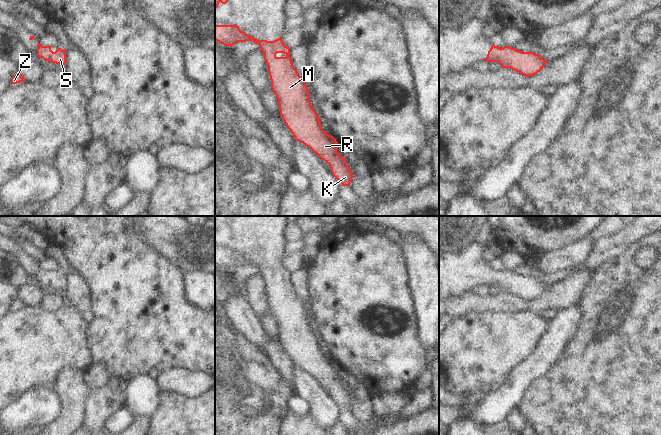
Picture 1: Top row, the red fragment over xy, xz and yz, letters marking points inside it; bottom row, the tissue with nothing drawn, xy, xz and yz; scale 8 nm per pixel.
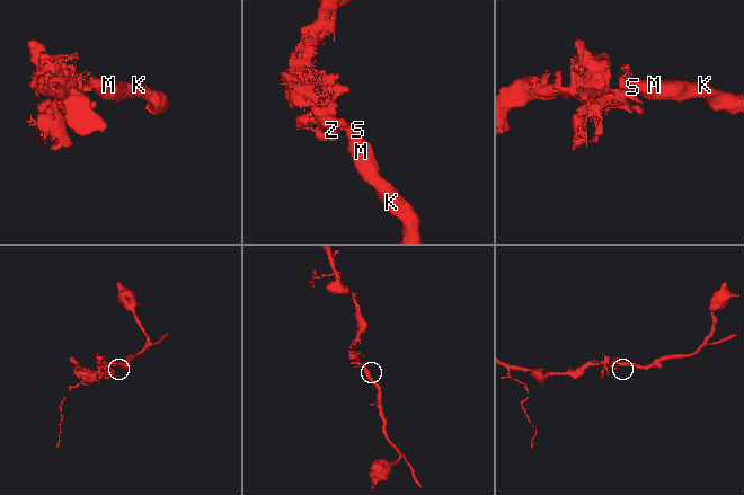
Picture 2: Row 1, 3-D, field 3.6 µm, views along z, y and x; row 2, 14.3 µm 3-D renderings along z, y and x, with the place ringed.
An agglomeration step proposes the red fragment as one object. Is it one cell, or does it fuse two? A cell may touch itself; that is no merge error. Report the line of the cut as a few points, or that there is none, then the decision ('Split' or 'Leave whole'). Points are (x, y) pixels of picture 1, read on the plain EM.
No split. Leave whole.

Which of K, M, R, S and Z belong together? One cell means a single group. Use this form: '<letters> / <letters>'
K M R S Z

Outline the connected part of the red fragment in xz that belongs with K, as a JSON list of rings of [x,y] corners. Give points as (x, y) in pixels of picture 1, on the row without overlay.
[[[215,249],[215,265],[230,271],[238,266],[253,265],[260,271],[268,290],[271,313],[278,323],[280,339],[285,349],[296,365],[309,371],[330,390],[333,400],[342,410],[350,410],[353,398],[346,387],[346,383],[337,377],[336,363],[321,352],[321,343],[311,329],[306,306],[294,292],[290,281],[290,272],[284,269],[282,262],[274,265],[257,264],[241,255],[237,249]]]

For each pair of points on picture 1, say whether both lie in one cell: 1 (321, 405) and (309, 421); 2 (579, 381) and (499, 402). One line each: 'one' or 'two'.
1: two
2: two

